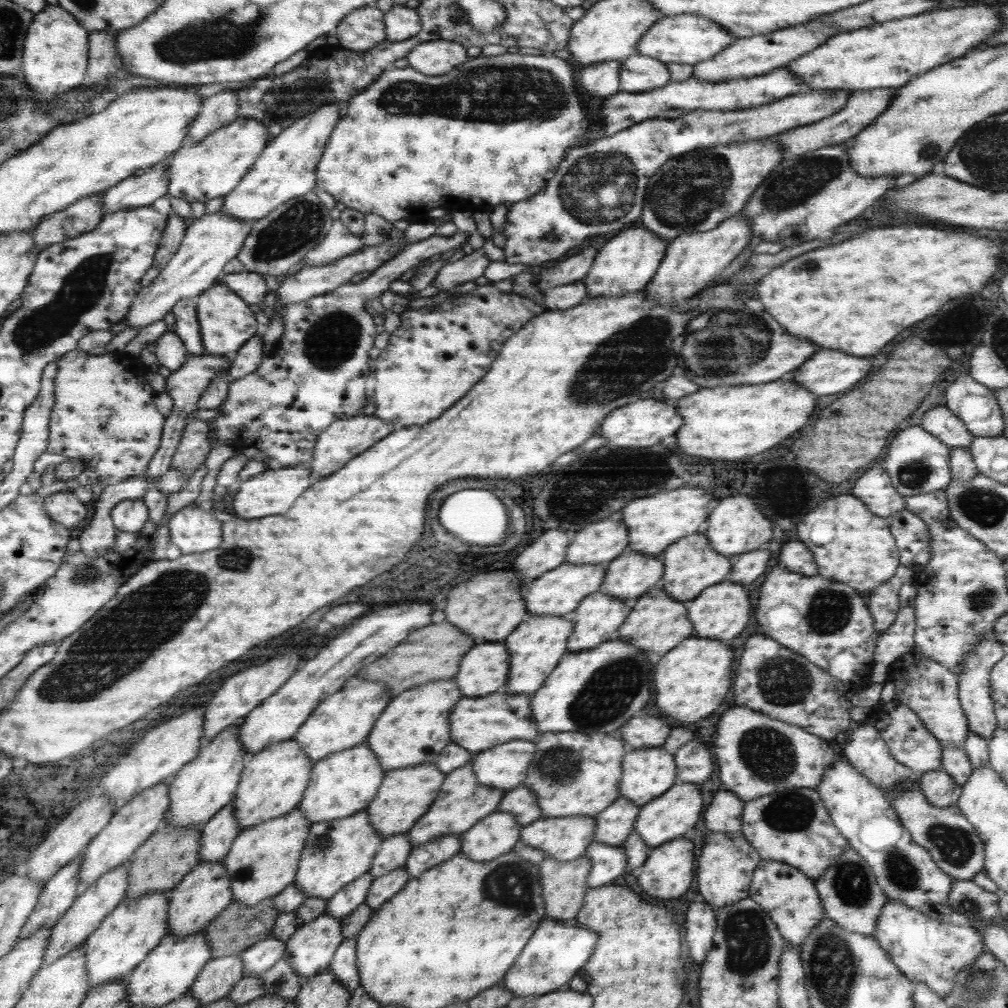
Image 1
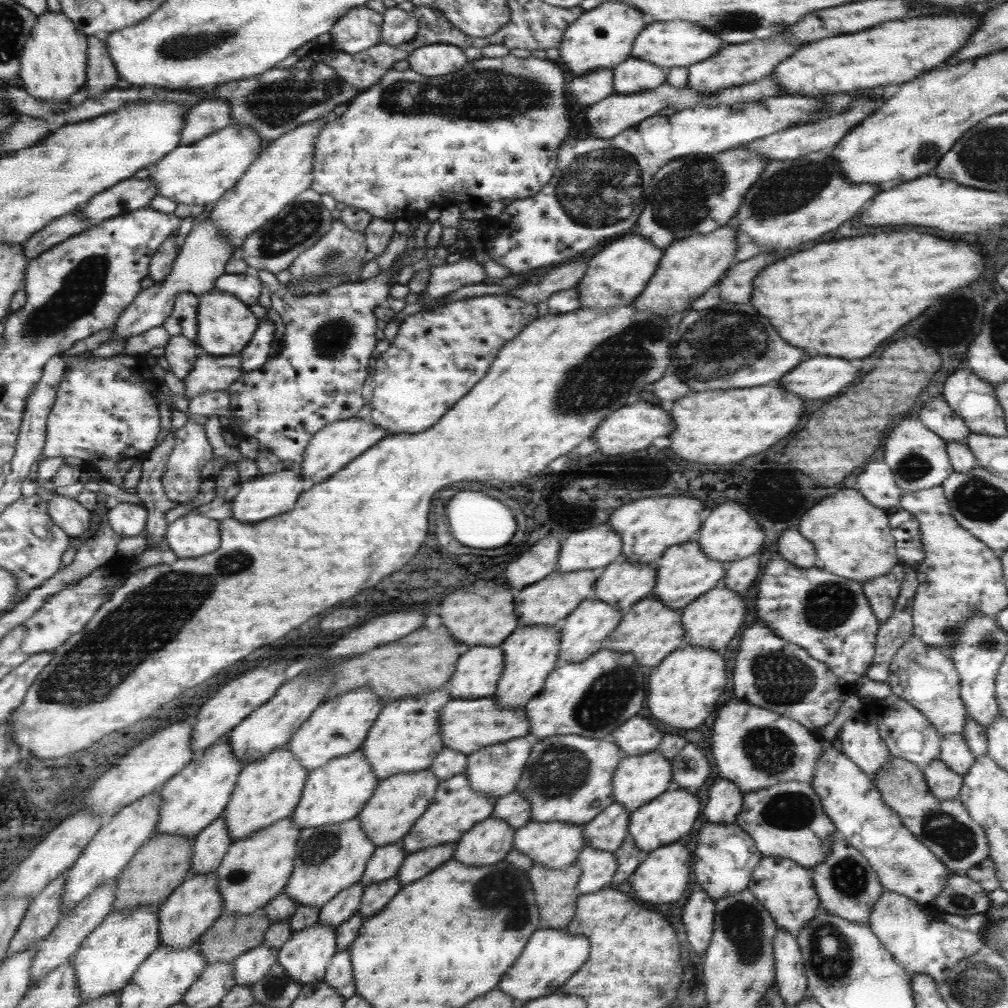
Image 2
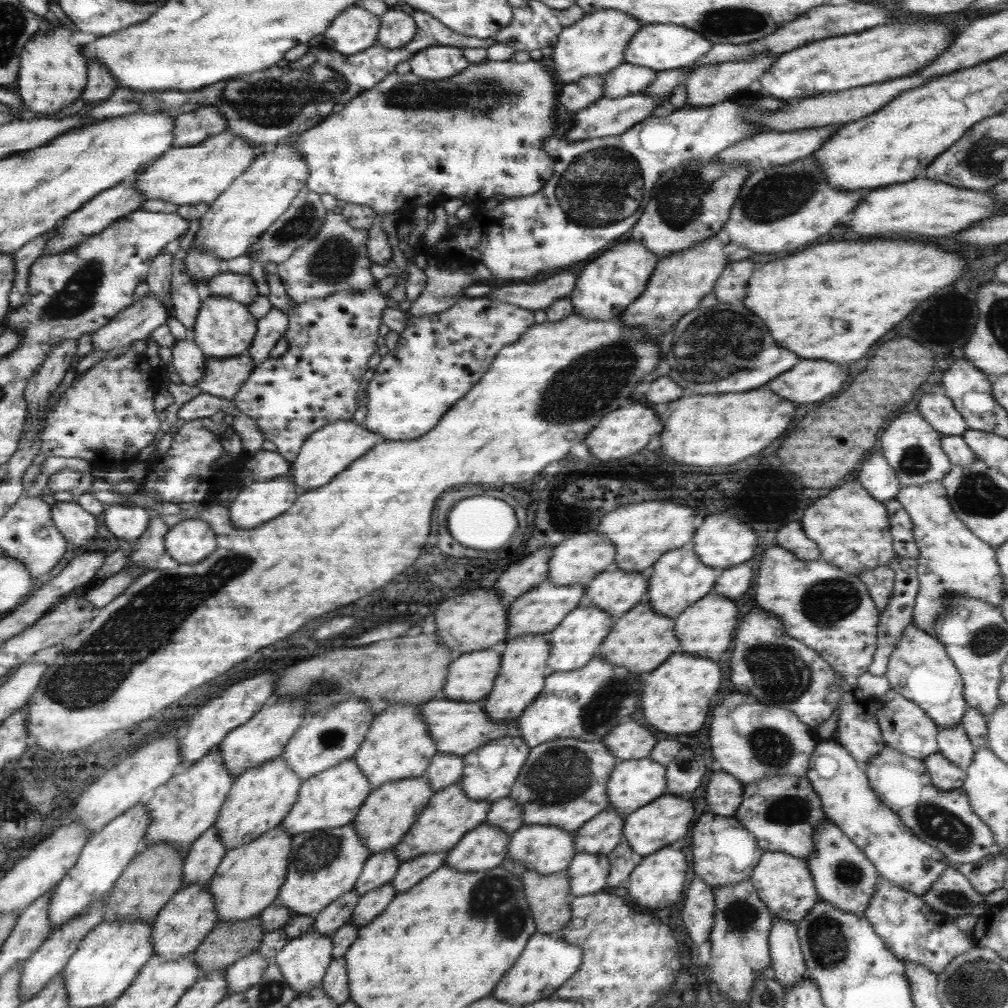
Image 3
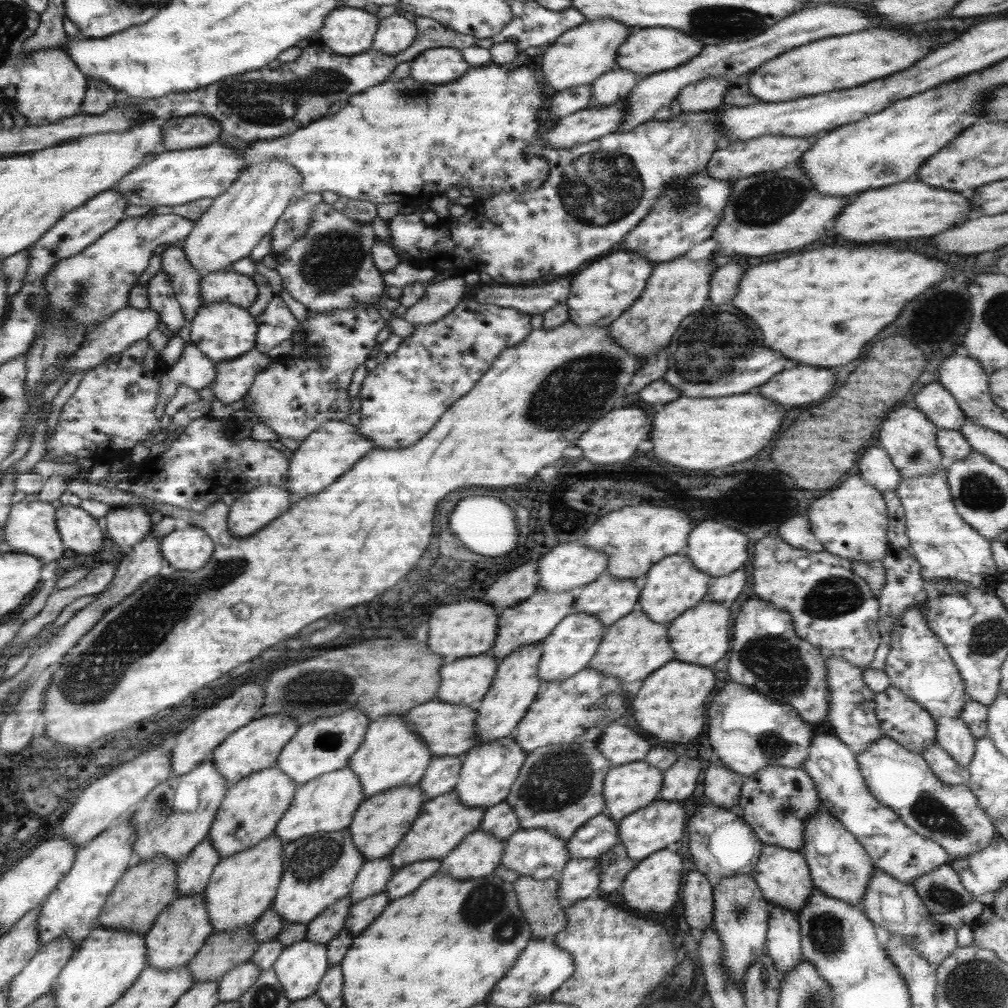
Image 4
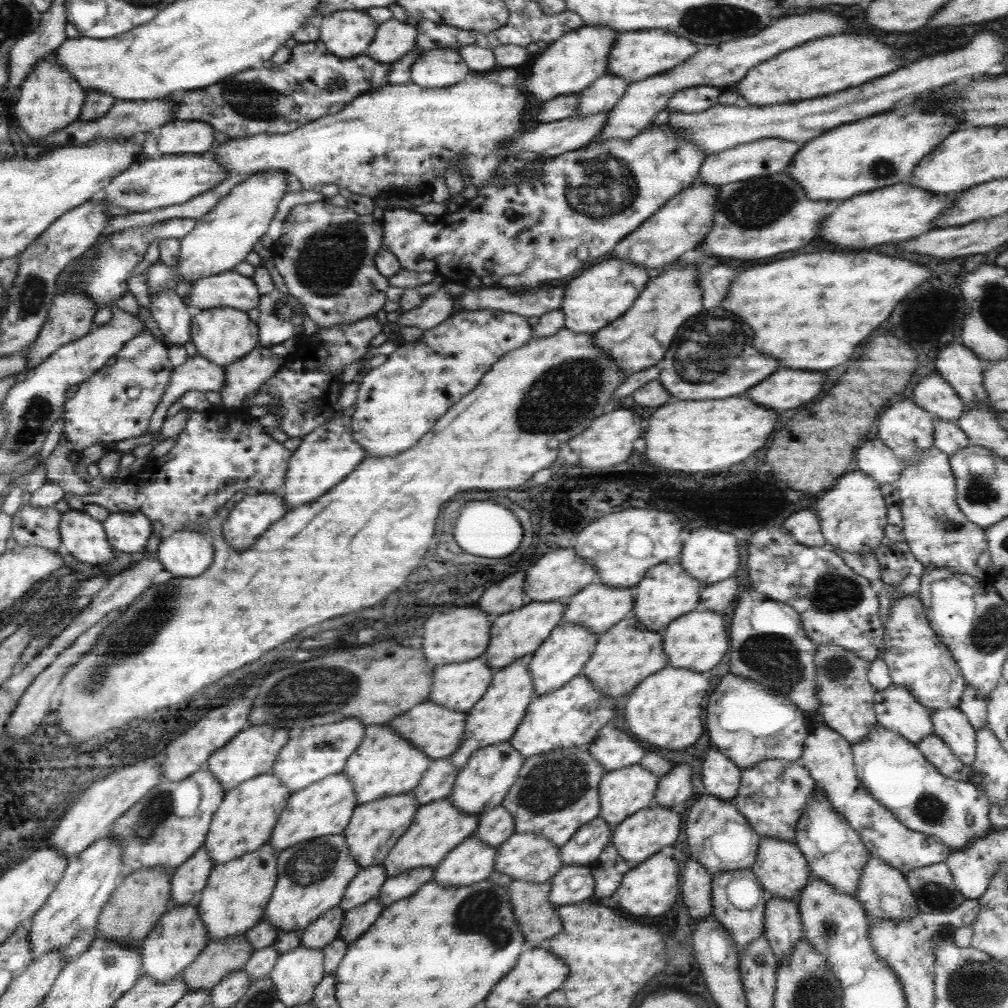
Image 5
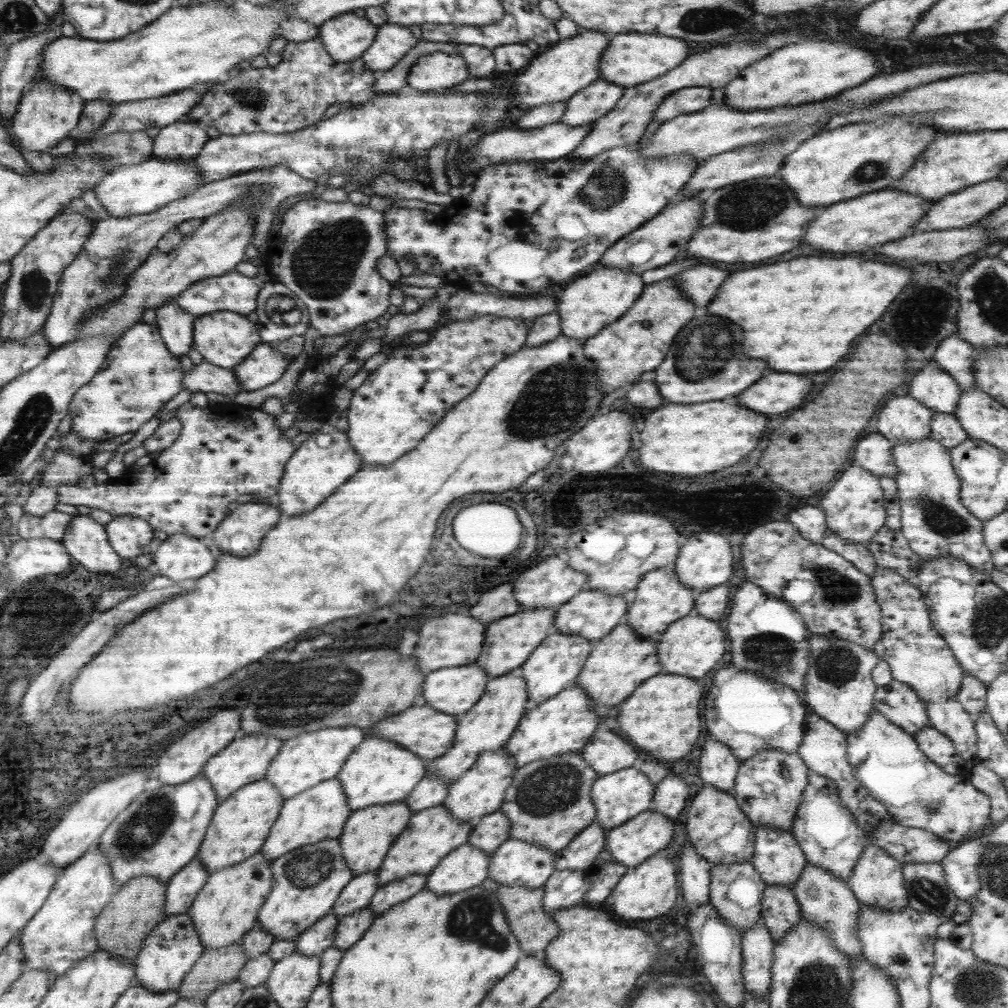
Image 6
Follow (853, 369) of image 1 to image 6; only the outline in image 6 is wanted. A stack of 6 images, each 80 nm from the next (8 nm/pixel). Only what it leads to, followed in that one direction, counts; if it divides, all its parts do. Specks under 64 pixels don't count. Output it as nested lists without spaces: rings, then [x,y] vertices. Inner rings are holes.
[[[769,370],[737,396],[737,404],[761,414],[781,414],[797,408],[811,392],[811,382],[799,374]]]

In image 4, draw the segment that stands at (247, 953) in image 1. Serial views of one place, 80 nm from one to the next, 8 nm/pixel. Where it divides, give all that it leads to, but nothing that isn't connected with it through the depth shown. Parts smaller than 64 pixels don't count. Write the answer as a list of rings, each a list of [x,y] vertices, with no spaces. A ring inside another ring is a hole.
[[[250,960],[232,966],[219,979],[218,1003],[235,1002],[257,980],[260,970]]]

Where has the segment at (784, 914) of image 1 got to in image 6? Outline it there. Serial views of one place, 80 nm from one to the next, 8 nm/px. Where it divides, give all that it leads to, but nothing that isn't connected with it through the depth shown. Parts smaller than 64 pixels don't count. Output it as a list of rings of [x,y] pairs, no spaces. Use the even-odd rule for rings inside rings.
[[[755,826],[753,848],[749,862],[765,885],[791,888],[805,869],[805,857],[790,831]]]

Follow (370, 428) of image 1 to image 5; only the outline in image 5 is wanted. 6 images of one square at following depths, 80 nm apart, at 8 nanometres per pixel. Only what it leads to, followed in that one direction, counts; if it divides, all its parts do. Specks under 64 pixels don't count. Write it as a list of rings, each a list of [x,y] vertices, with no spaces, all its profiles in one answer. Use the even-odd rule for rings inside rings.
[[[329,420],[308,432],[306,436],[301,437],[301,444],[297,449],[292,451],[288,458],[283,481],[283,495],[281,496],[286,506],[299,506],[305,502],[311,502],[313,498],[325,494],[331,486],[335,486],[337,482],[343,480],[363,460],[365,457],[364,450],[359,444],[355,444],[351,439],[350,427],[344,427],[341,422]]]

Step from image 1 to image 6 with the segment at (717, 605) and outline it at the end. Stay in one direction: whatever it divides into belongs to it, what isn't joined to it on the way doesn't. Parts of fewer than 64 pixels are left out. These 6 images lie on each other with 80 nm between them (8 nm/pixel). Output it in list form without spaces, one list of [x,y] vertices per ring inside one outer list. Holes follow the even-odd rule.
[[[696,612],[668,624],[662,632],[661,640],[656,643],[657,662],[661,665],[663,673],[685,675],[696,681],[700,681],[711,668],[714,668],[715,662],[724,652],[723,635],[718,622],[713,622]]]

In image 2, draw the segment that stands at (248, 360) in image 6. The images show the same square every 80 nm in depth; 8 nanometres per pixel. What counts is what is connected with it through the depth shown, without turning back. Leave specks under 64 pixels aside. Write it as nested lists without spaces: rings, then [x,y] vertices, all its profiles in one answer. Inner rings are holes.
[[[200,352],[190,370],[182,380],[188,402],[200,393],[228,392],[229,386],[243,376],[239,357],[233,355],[211,356]]]

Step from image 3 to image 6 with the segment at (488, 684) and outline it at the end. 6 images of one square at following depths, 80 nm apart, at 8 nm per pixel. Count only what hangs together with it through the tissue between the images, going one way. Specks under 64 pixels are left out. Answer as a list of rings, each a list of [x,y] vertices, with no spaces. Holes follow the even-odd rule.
[[[474,662],[429,671],[424,675],[419,703],[451,716],[463,714],[483,694],[487,677]]]

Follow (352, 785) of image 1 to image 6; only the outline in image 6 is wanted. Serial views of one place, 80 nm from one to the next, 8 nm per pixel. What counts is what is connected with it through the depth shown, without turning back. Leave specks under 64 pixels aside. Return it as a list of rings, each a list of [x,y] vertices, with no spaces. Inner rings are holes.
[[[335,777],[318,782],[303,792],[282,800],[277,818],[269,829],[260,852],[263,858],[273,862],[279,856],[293,852],[306,844],[325,839],[337,839],[349,814],[351,811],[340,782]]]

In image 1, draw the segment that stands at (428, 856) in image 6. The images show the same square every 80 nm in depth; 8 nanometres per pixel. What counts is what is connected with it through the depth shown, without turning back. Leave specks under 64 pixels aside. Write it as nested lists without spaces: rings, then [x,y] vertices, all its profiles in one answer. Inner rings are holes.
[[[469,761],[463,766],[455,768],[455,770],[450,770],[444,775],[443,782],[438,788],[437,794],[429,805],[427,812],[420,816],[406,832],[410,846],[423,844],[438,836],[459,836],[477,823],[479,819],[495,812],[502,796],[503,793],[496,788],[483,786],[475,780]]]

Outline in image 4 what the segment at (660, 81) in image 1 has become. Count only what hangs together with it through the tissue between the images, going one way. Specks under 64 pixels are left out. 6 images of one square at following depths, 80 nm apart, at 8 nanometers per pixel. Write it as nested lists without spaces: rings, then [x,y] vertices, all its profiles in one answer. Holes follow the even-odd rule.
[[[615,66],[589,84],[590,104],[587,107],[608,105],[626,98],[637,81],[638,78],[632,72]]]

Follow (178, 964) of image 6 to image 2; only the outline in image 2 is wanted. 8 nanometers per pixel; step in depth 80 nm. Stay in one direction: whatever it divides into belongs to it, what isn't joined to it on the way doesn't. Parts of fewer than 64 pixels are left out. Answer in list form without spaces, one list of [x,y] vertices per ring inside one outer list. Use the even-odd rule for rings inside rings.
[[[215,873],[195,874],[185,882],[181,882],[167,898],[159,904],[156,913],[157,934],[159,945],[171,947],[174,949],[185,948],[195,944],[199,936],[211,927],[216,918],[222,913],[222,899],[217,890],[217,882],[215,882]]]

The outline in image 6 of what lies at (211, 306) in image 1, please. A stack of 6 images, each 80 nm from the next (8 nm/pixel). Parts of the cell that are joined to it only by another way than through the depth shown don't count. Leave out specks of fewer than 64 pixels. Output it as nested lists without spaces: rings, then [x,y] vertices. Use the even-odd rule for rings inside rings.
[[[215,311],[193,317],[192,347],[202,356],[203,361],[220,366],[234,367],[247,356],[256,344],[261,342],[255,324],[247,322],[245,316],[231,311]]]

